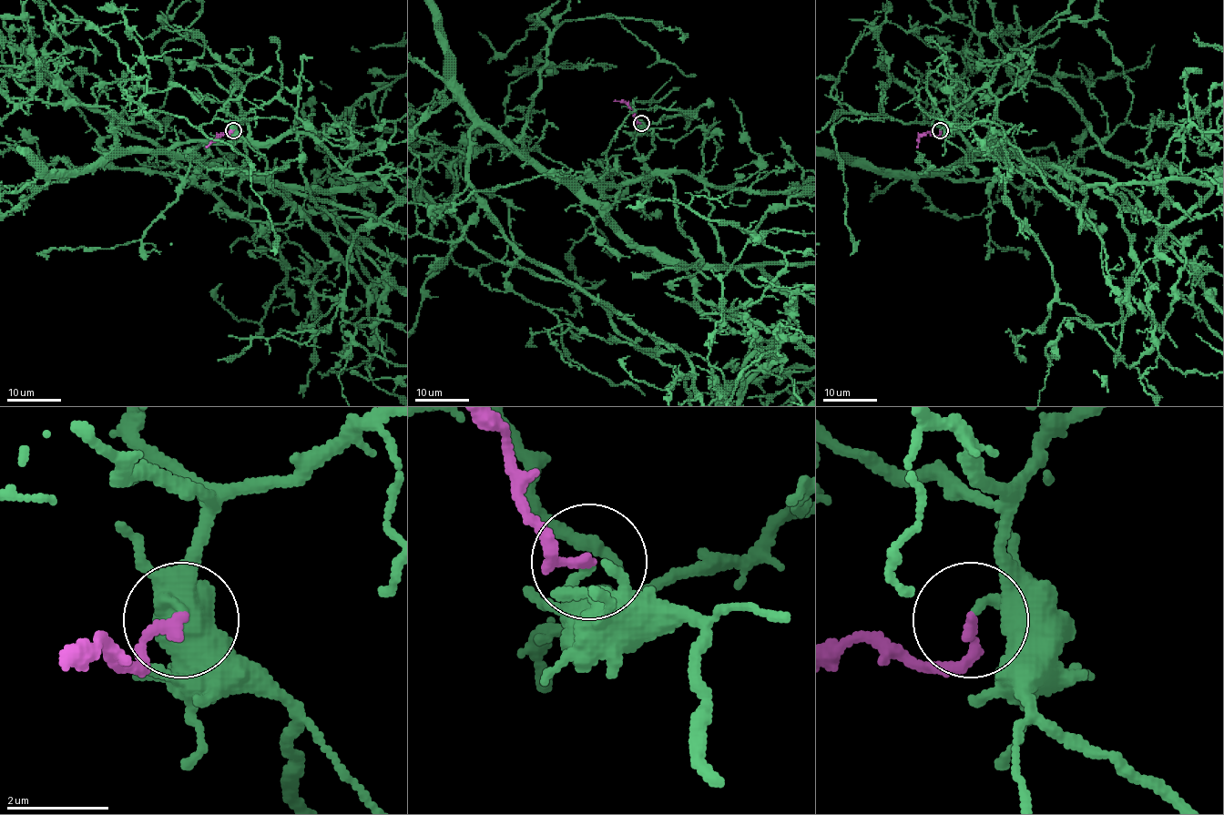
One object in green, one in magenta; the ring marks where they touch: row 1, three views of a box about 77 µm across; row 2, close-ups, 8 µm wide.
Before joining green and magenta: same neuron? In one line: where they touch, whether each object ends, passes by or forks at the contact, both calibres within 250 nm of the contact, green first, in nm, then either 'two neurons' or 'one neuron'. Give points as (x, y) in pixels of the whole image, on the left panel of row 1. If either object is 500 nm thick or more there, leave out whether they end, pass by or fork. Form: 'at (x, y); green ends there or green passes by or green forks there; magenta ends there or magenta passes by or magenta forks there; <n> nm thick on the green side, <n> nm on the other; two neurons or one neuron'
at (233, 130); green ends there; magenta ends there; 220 nm thick on the green side, 200 nm on the other; two neurons

